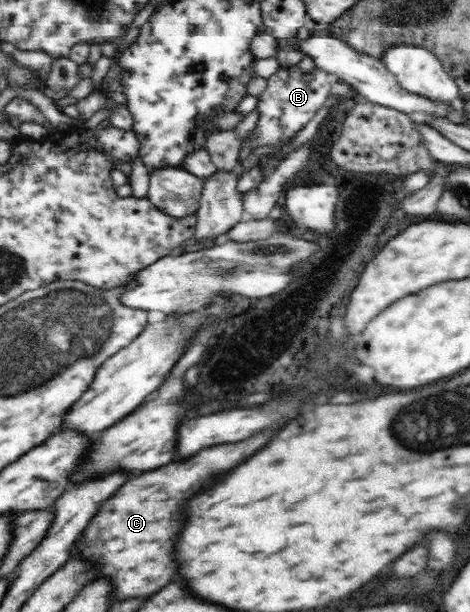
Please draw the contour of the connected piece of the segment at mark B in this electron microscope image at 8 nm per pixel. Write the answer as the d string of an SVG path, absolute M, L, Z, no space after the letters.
M297 65L281 67L274 76L266 79L268 84L265 91L260 93L256 107L259 119L256 123L256 147L276 144L279 139L293 137L319 111L323 105L331 101L331 84L327 80L327 72L313 66L312 71L304 72Z

